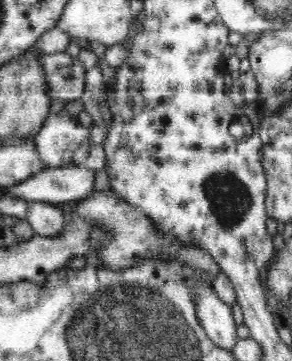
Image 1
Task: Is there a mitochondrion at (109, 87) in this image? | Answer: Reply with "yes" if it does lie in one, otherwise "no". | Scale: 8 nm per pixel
no

